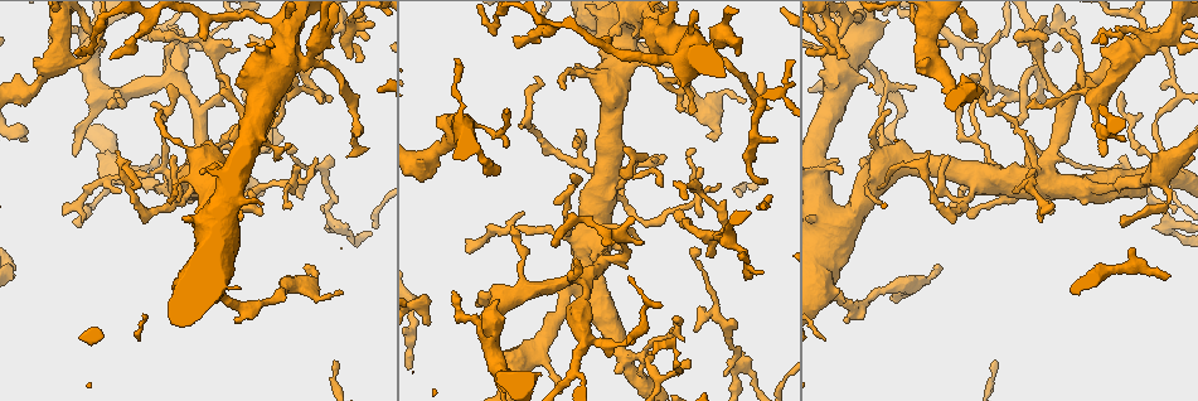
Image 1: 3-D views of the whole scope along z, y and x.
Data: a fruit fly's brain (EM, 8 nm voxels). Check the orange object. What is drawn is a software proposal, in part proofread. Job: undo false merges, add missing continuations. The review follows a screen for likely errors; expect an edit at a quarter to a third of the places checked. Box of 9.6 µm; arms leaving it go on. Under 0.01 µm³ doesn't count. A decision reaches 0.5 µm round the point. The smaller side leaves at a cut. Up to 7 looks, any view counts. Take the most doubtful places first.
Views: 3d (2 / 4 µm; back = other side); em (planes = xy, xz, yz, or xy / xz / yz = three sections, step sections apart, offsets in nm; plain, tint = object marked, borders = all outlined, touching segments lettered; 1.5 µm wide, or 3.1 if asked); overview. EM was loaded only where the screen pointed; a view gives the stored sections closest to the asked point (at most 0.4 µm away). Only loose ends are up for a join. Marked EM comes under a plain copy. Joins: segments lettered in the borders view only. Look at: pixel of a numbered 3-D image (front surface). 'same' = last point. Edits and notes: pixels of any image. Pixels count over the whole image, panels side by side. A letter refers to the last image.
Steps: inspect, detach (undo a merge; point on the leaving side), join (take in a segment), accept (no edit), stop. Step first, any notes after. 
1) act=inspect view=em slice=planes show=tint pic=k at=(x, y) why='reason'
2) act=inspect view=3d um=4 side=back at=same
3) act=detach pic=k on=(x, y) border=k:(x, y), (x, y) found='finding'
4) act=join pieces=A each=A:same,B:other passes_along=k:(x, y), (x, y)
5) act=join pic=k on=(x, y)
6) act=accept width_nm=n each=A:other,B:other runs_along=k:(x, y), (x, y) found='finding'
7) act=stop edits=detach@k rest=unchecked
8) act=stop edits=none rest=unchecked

act=inspect view=em slice=planes show=tint pic=1 at=(343, 293) why='thin end'

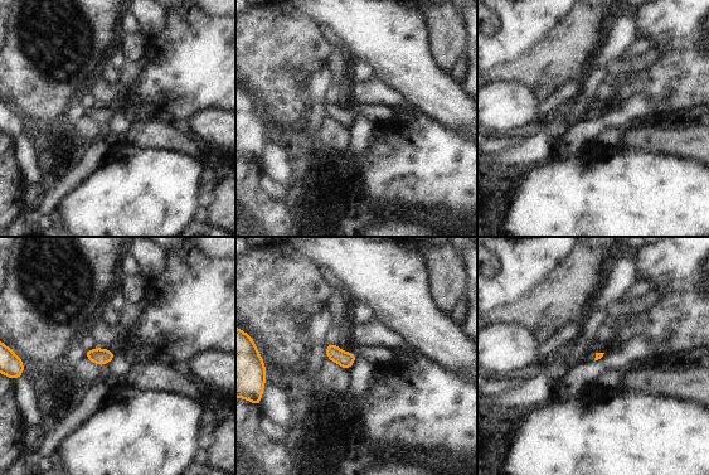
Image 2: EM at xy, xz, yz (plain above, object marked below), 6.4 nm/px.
act=inspect view=em slice=planes show=borders at=same

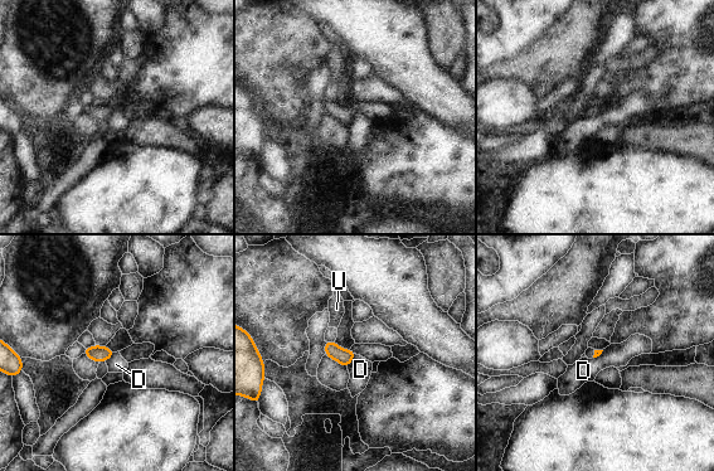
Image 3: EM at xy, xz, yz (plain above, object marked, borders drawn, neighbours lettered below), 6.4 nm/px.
act=accept longest_contact=D:100nm each=D:other,U:other border=3:(355, 354), (348, 367) found='no lettered segment goes on from it'

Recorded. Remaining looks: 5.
act=inspect view=3d um=2 pic=1 at=(677, 318)

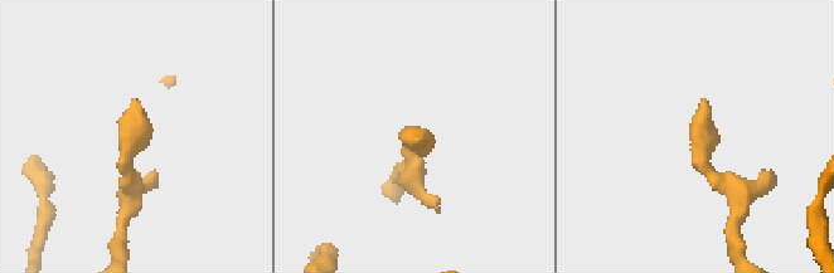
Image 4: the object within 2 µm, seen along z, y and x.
act=inspect view=em slice=xy step=8 show=borders pic=4 at=(135, 99) why='need the tissue'

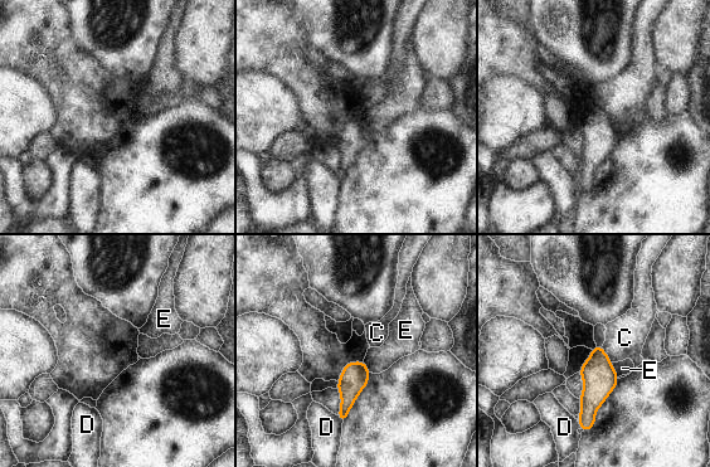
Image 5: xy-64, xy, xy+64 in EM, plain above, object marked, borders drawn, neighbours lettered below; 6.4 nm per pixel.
act=inspect view=em slice=planes show=borders at=same why='cut it another way'

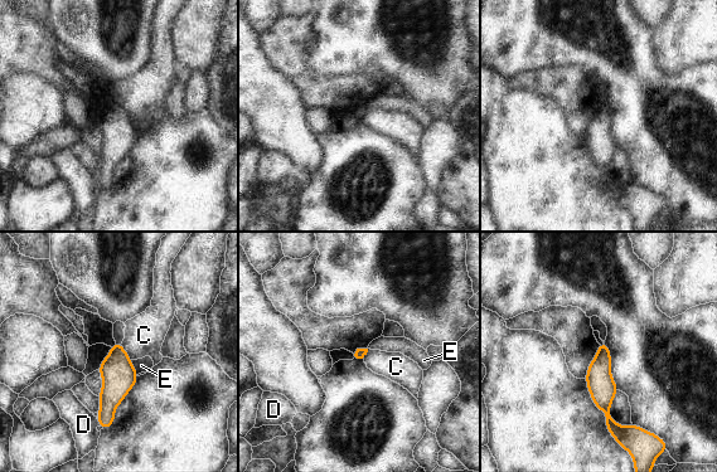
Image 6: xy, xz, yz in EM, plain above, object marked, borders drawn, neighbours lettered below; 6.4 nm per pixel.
act=accept longest_contact=C:130nm each=C:other,D:other,E:other found='none of them fits'

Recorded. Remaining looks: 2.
act=inspect view=3d um=4 pic=1 at=(847, 321)

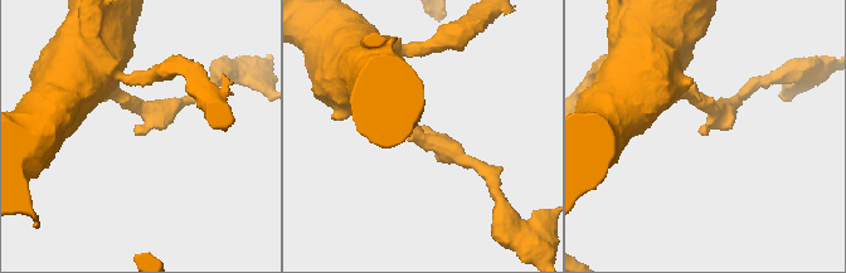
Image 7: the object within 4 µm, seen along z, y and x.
act=inspect view=em slice=planes show=borders pic=7 at=(136, 130) arm_widths_nm=280,280 why='need the tissue'

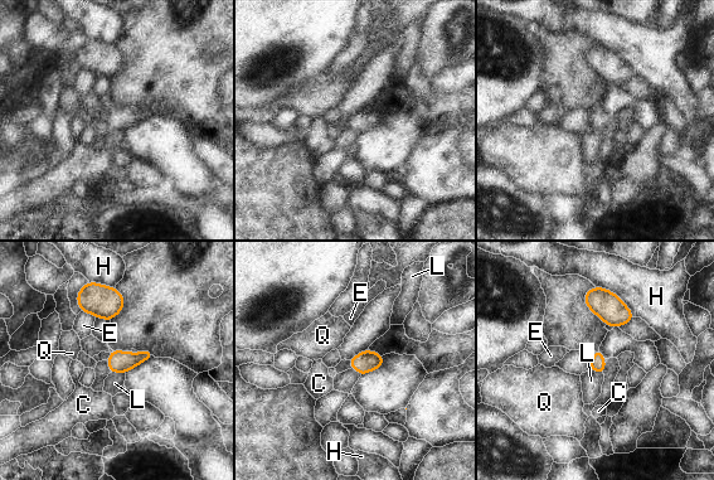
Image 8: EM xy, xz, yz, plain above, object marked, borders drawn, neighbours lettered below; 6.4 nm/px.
act=accept each=C:other,E:other,H:other,L:other,Q:other found='no lettered segment goes on from it'

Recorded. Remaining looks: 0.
act=stop edits=none rest=unchecked

